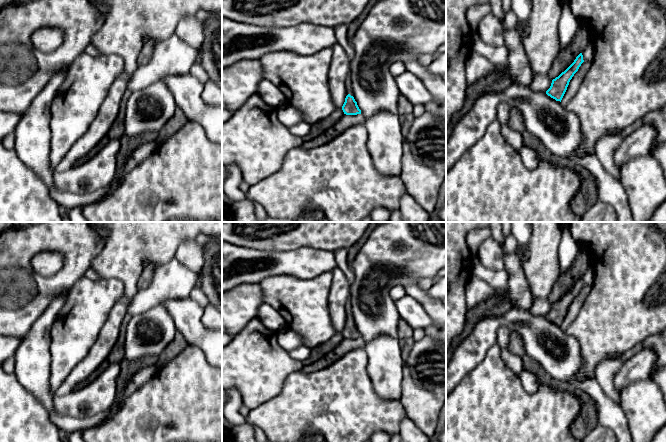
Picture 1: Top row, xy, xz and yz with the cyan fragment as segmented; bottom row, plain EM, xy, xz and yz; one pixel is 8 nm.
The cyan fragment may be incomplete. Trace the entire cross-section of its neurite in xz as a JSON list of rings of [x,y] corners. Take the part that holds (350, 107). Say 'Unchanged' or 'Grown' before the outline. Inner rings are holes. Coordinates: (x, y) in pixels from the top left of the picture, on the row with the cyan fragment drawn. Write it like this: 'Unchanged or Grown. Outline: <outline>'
Grown. Outline: [[[351,75],[346,80],[346,98],[342,106],[342,110],[346,115],[357,115],[361,114],[361,110],[359,109],[357,102],[354,99],[354,92],[350,78]]]

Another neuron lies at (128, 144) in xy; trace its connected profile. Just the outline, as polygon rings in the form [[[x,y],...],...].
[[[146,132],[137,136],[124,135],[120,140],[120,147],[117,153],[116,179],[111,182],[109,193],[113,193],[120,184],[123,175],[123,164],[130,157],[133,151],[145,143],[157,142],[158,132]]]

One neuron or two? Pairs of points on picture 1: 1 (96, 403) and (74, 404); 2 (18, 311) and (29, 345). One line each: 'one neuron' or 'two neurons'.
1: one neuron
2: two neurons

